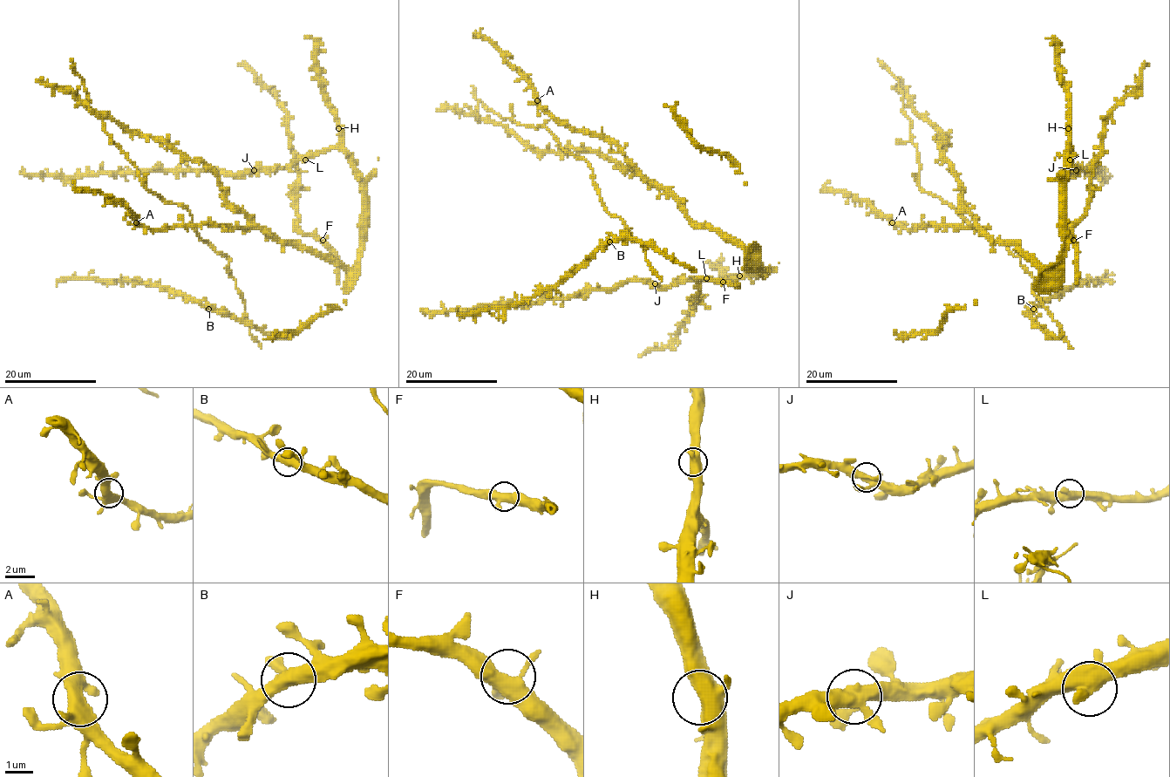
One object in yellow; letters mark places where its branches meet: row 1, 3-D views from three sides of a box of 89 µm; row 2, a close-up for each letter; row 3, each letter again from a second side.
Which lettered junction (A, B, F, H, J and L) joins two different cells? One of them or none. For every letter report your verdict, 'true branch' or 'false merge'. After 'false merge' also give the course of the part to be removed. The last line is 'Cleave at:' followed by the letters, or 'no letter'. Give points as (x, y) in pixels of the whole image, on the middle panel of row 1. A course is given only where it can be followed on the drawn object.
A: true branch
B: true branch
F: true branch
H: true branch
J: true branch
L: true branch
Cleave at: no letter

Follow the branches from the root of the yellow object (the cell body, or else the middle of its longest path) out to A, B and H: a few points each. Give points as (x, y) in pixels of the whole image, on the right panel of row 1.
A: (944, 160), (956, 174), (960, 200), (974, 219), (974, 225), (924, 225), (916, 229), (903, 229), (892, 222)
B: (944, 160), (942, 134), (903, 104), (917, 185), (1007, 244), (1035, 280), (1043, 305), (1036, 319), (1033, 309)
H: (944, 160), (974, 220), (995, 240), (1011, 241), (1050, 269), (1064, 241), (1068, 128)

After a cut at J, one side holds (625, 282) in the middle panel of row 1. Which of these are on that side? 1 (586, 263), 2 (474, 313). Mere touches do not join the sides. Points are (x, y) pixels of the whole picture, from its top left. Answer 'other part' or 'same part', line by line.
1: other part
2: other part

